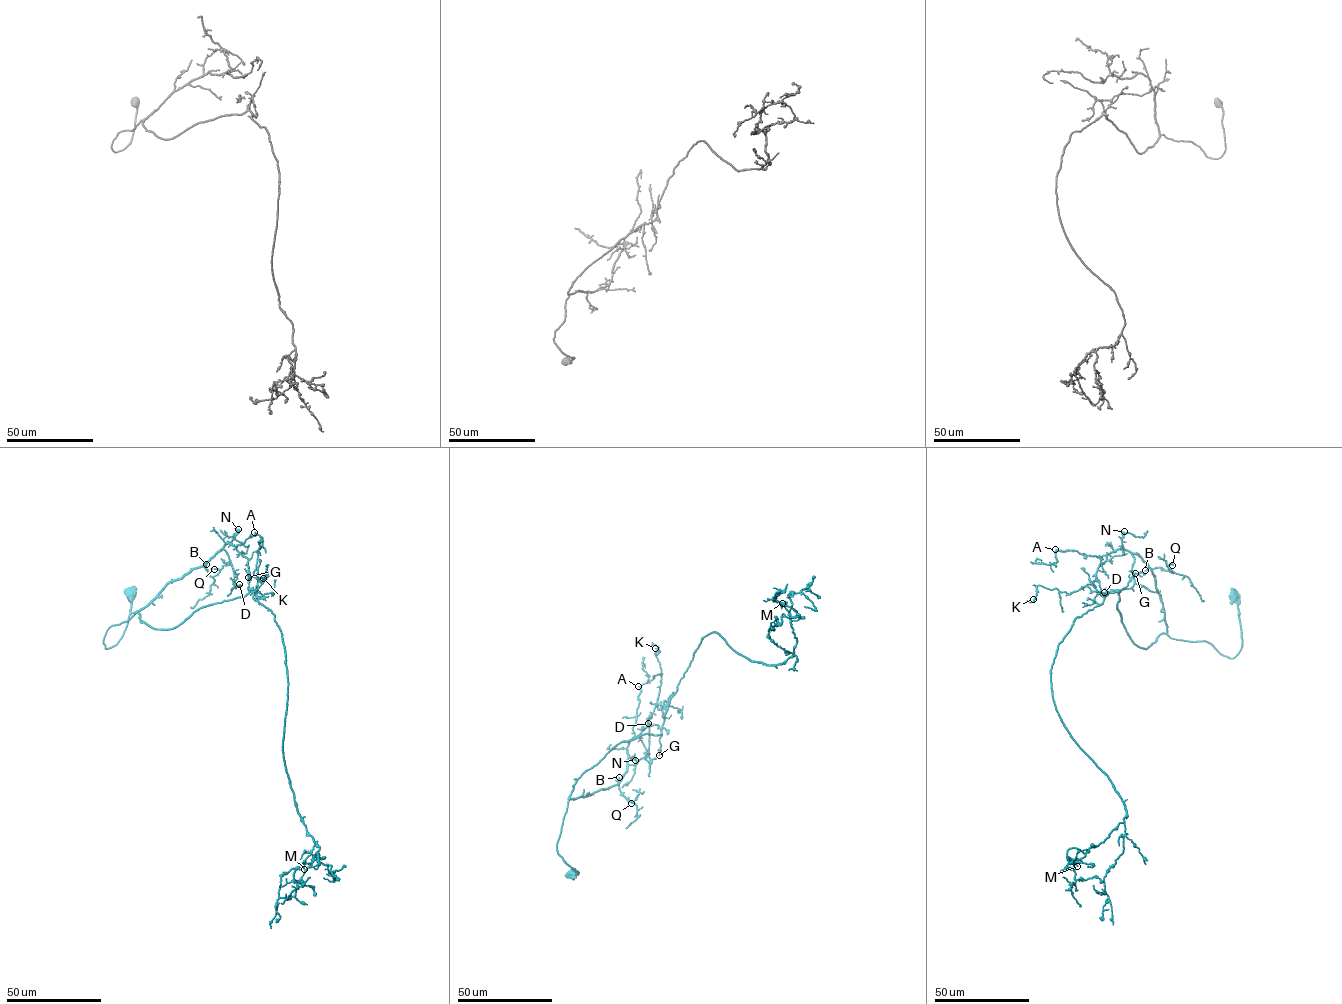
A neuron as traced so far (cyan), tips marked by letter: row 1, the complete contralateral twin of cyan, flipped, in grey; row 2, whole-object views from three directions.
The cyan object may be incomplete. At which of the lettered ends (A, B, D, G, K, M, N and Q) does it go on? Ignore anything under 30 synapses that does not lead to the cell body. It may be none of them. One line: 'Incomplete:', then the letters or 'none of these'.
Incomplete: D, G

